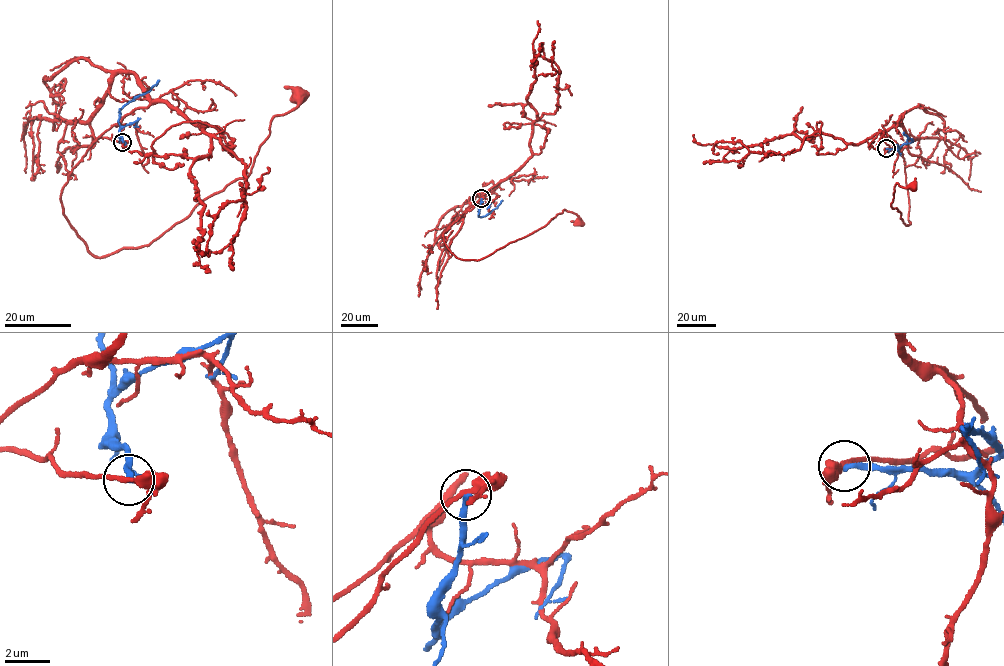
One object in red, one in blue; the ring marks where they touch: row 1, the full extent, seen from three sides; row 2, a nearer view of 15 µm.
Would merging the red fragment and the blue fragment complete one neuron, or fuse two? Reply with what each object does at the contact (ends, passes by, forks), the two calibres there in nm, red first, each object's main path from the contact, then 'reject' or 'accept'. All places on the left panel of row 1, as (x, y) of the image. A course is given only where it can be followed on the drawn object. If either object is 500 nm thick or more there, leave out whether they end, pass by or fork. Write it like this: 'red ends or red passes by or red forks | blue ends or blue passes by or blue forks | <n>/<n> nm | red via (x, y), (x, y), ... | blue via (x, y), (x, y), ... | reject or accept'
red passes by | blue ends | 280/260 nm | red via (122, 142), (99, 138), (61, 194), (70, 226), (98, 257), (146, 246), (248, 175), (271, 120), (298, 97) | blue via (122, 142), (118, 120), (122, 108), (159, 80) | reject

